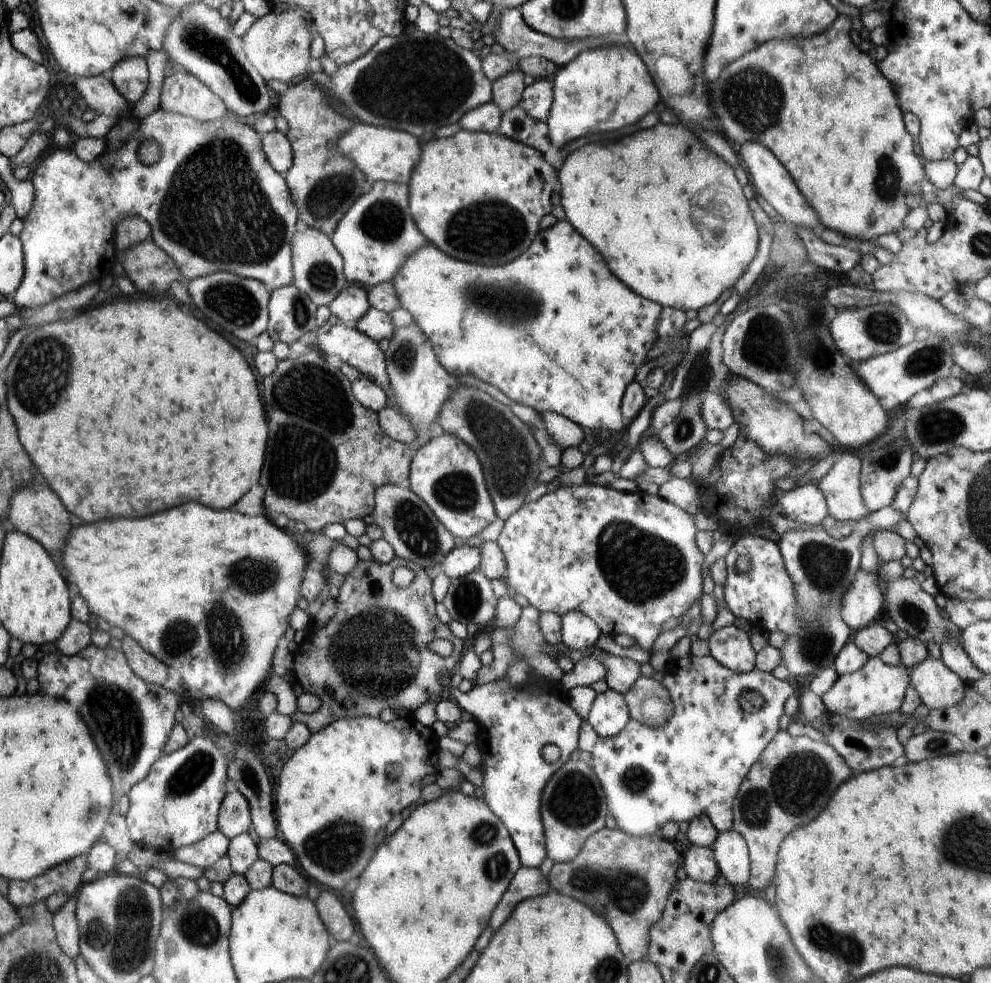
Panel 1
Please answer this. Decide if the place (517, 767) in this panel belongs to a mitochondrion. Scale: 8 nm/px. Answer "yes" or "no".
no

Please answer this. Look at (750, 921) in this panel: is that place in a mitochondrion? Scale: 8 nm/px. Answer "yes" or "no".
no

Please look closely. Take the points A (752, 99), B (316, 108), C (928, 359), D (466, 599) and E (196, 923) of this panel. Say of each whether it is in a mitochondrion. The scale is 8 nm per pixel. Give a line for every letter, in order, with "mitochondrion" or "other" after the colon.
A: mitochondrion
B: other
C: mitochondrion
D: mitochondrion
E: mitochondrion

